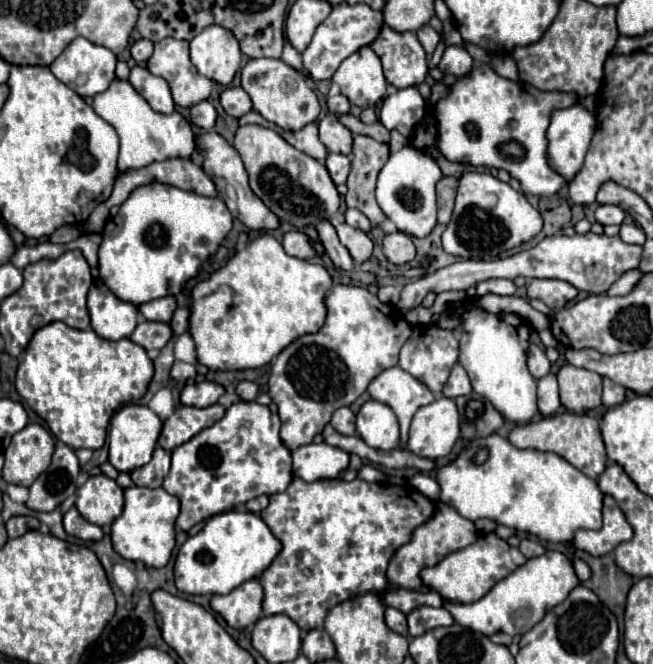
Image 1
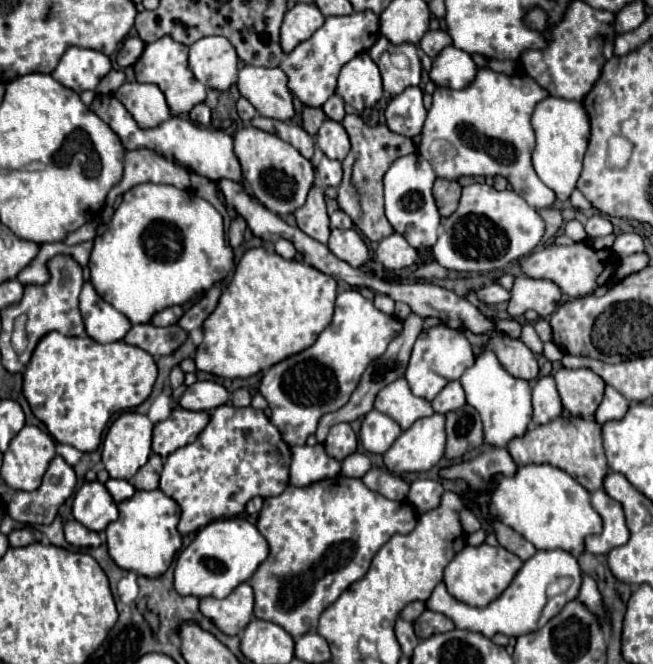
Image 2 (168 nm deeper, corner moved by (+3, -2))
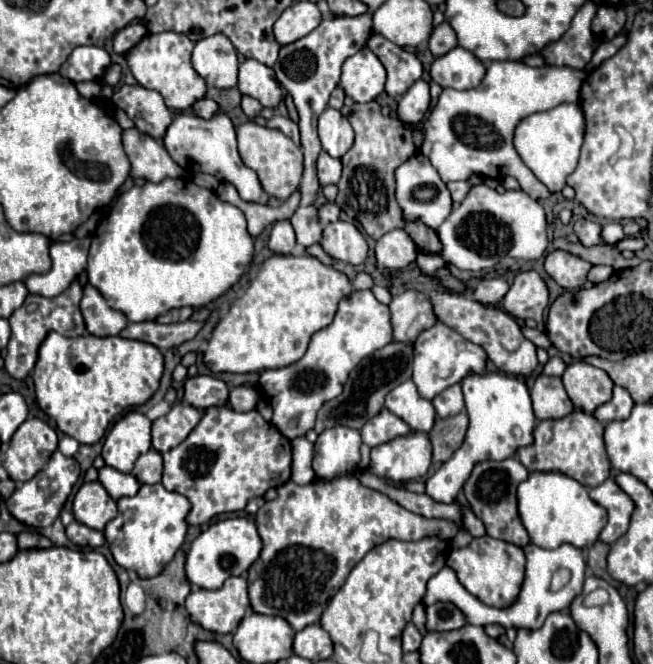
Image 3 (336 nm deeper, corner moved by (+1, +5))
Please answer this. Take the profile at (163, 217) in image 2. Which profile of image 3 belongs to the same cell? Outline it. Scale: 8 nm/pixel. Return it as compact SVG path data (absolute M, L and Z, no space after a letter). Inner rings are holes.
M166 178L164 182L146 182L124 192L110 214L98 224L92 234L88 254L88 282L104 294L106 302L124 312L130 322L156 320L172 308L192 306L202 308L234 286L252 260L254 240L246 232L244 214L208 190L190 180Z

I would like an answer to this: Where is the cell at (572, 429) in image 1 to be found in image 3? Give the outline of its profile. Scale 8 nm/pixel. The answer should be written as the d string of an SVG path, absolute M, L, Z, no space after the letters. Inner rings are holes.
M574 410L572 414L558 418L558 420L540 420L534 428L534 442L530 446L518 448L518 460L532 472L532 470L560 470L580 484L594 488L610 478L610 460L604 448L604 424L598 422L594 416ZM556 422L556 434L554 434Z

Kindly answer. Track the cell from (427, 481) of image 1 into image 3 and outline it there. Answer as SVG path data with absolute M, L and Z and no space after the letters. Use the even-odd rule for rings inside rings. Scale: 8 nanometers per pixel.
M482 372L468 374L460 384L470 416L470 426L460 450L456 450L456 454L452 454L452 458L426 480L426 494L436 502L454 502L458 490L468 480L474 464L484 460L510 458L514 456L516 448L532 444L532 430L536 426L530 392L522 378L506 376L502 372Z

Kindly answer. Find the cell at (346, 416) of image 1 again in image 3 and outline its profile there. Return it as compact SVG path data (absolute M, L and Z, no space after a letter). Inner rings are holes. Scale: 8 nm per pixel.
M332 426L316 440L316 466L318 478L334 478L336 474L352 474L360 462L360 432L348 426Z

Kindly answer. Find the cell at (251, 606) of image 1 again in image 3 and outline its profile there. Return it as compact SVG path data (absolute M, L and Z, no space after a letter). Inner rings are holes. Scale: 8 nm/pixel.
M242 576L228 578L218 590L198 588L186 598L186 610L192 622L218 634L236 630L248 606L248 582Z

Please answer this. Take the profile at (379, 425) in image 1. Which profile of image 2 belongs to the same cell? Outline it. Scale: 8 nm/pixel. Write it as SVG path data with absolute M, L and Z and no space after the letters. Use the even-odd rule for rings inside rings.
M372 409L364 419L360 427L360 441L368 453L386 453L390 445L400 437L402 429L400 425L390 419L388 415Z

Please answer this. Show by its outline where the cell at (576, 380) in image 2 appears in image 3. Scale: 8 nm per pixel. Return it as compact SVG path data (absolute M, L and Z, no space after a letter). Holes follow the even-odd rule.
M586 362L568 364L562 374L564 388L576 410L594 414L594 410L612 398L612 380L610 376Z

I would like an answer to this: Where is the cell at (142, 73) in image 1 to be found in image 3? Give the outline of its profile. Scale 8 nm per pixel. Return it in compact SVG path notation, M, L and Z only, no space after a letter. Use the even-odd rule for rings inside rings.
M122 84L114 90L112 102L128 114L140 132L152 138L162 138L172 122L172 112L166 108L160 92L140 84Z

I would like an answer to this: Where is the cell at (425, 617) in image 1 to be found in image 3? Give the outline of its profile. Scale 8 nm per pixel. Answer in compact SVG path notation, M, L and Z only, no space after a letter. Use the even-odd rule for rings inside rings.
M438 602L432 606L426 606L426 630L428 632L444 632L444 630L456 630L466 624L464 614L450 602Z

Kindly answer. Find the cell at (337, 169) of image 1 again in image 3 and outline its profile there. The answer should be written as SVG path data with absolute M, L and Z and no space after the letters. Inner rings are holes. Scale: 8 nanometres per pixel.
M322 152L318 156L318 180L322 186L326 184L338 184L342 174L342 162L340 158L332 158L330 154Z

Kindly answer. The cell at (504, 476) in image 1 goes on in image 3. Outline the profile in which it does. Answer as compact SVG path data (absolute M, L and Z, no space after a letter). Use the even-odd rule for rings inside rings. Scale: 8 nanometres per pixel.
M530 472L530 476L518 484L518 514L532 544L540 548L556 548L566 542L576 548L590 548L598 540L600 530L606 526L606 510L588 496L586 486L562 472Z

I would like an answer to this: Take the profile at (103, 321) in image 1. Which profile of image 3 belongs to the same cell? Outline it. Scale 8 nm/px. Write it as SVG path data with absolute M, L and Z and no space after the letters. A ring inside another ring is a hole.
M92 284L84 286L80 308L86 328L94 336L116 336L128 324L128 318L122 312L110 308L102 298L102 294Z

